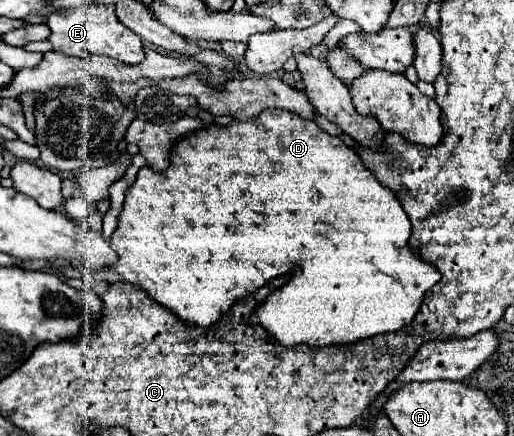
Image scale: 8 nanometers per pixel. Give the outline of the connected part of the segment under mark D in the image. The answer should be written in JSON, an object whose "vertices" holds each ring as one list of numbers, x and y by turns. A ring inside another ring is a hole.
{"vertices":[[268,108,260,116,248,120,248,122,232,122,228,126,216,126,210,124,204,130,198,130,186,138,182,138,176,148,172,150,172,164,166,172,152,172,148,166,144,166,138,172,136,182,126,192,124,208,118,216,118,228,112,234,110,246,118,254,118,264,114,270,130,284,140,286,146,294,150,294,158,304,168,308,172,314,176,314,182,322,188,322,190,326,210,326,220,320,230,306,253,294,260,286,264,286,268,280,290,274,290,280,274,290,264,302,252,314,248,324,260,324,274,340,282,342,282,346,296,346,296,344,310,344,310,346,340,346,340,344,354,344,358,340,384,334,384,332,396,332,412,322,416,316,424,294,428,288,432,288,440,280,440,272,428,262,424,262,416,252,412,252,408,238,412,234,410,220,404,214,400,200,392,190,382,186,376,176,362,164,362,158,350,150,342,138,326,134,316,122,308,122,300,118,298,114,292,114,290,110,280,108]]}

